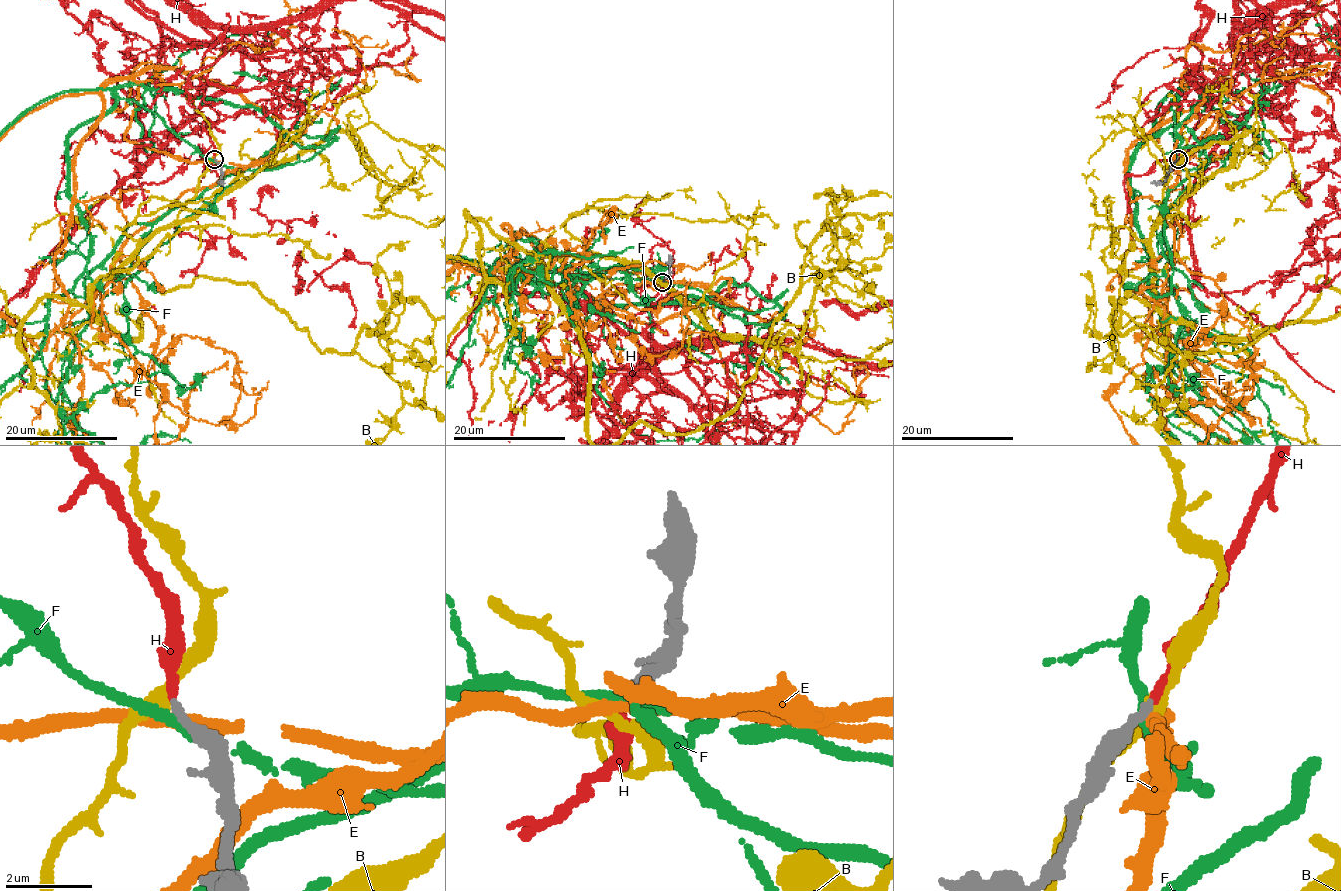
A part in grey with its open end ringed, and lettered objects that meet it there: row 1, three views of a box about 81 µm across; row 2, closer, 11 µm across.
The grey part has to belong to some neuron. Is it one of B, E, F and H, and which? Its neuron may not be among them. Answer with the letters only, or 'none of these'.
H

